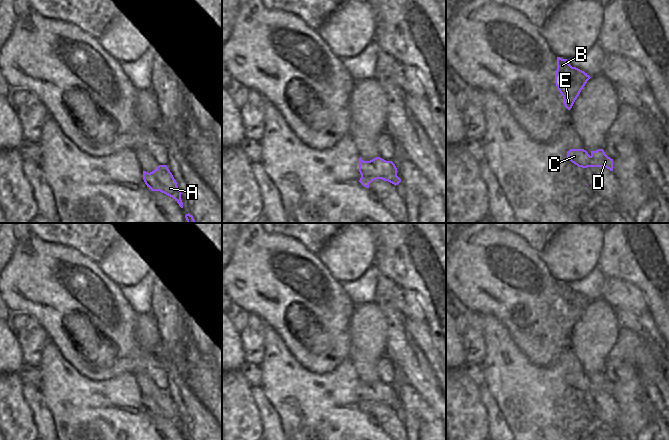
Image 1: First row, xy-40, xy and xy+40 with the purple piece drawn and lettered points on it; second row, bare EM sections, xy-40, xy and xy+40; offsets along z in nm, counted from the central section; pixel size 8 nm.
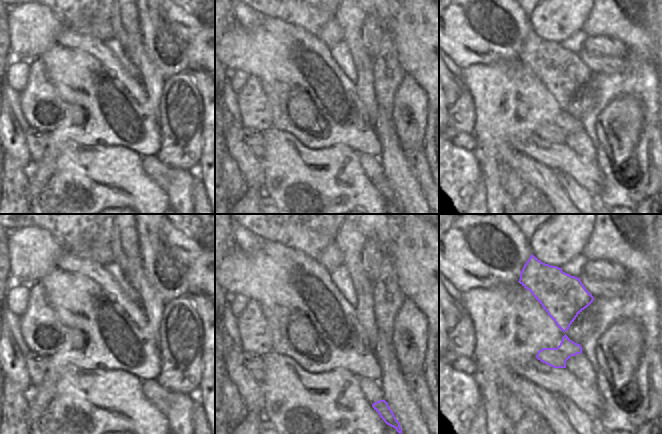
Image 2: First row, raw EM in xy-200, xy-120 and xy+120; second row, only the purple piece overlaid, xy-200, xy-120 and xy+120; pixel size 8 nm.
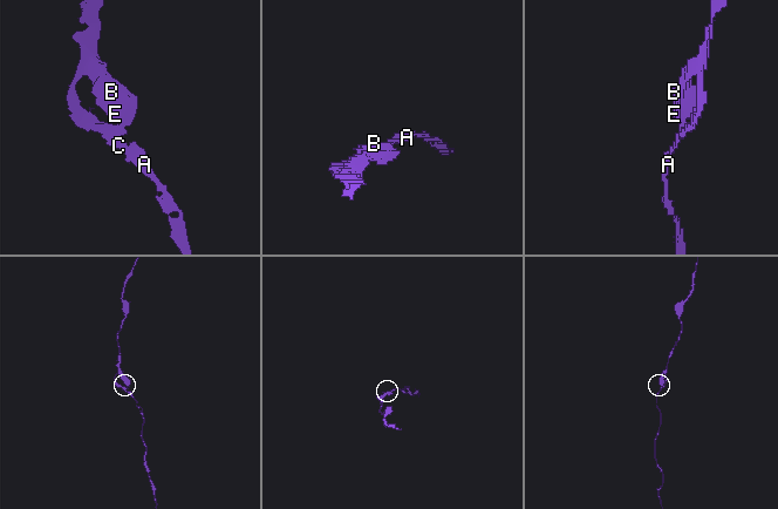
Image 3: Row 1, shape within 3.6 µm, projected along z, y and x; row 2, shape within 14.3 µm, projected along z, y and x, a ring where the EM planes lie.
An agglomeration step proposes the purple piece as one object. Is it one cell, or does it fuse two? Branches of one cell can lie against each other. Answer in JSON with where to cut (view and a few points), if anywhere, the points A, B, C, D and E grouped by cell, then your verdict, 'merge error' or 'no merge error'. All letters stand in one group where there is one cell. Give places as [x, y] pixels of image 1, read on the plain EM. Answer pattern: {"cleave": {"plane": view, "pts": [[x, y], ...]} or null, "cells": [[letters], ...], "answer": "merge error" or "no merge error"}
{"cleave": null, "cells": [["A", "B", "C", "D", "E"]], "answer": "no merge error"}

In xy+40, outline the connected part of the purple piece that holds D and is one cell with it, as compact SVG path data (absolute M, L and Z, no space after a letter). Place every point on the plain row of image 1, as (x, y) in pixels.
M570 373L567 382L578 391L606 391L613 395L613 383L608 381L603 373L591 375L590 379L584 373Z

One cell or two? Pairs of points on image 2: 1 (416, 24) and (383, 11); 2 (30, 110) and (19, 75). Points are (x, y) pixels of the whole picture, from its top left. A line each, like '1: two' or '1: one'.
1: two
2: two

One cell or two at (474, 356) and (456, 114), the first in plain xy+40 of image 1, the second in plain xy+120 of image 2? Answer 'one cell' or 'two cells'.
one cell

